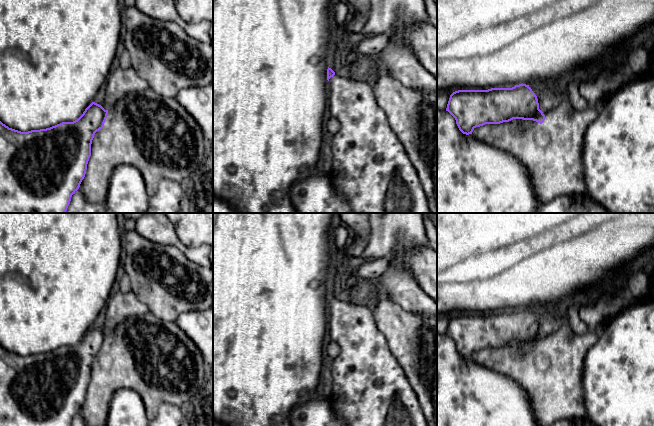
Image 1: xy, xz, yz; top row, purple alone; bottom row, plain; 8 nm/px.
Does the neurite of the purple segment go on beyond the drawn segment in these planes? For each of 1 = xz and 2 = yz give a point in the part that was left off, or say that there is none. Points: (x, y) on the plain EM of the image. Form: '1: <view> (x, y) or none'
1: xz (370, 388)
2: yz (537, 313)

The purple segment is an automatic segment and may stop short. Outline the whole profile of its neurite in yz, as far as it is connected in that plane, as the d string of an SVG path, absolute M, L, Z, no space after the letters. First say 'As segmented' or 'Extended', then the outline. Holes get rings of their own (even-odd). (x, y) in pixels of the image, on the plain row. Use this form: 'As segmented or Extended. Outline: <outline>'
Extended. Outline: M519 308L512 312L458 314L450 319L446 335L455 342L459 354L466 359L472 358L476 351L500 348L513 343L533 344L542 348L545 339L539 333L538 323L544 314L550 314L552 311L553 309Z

